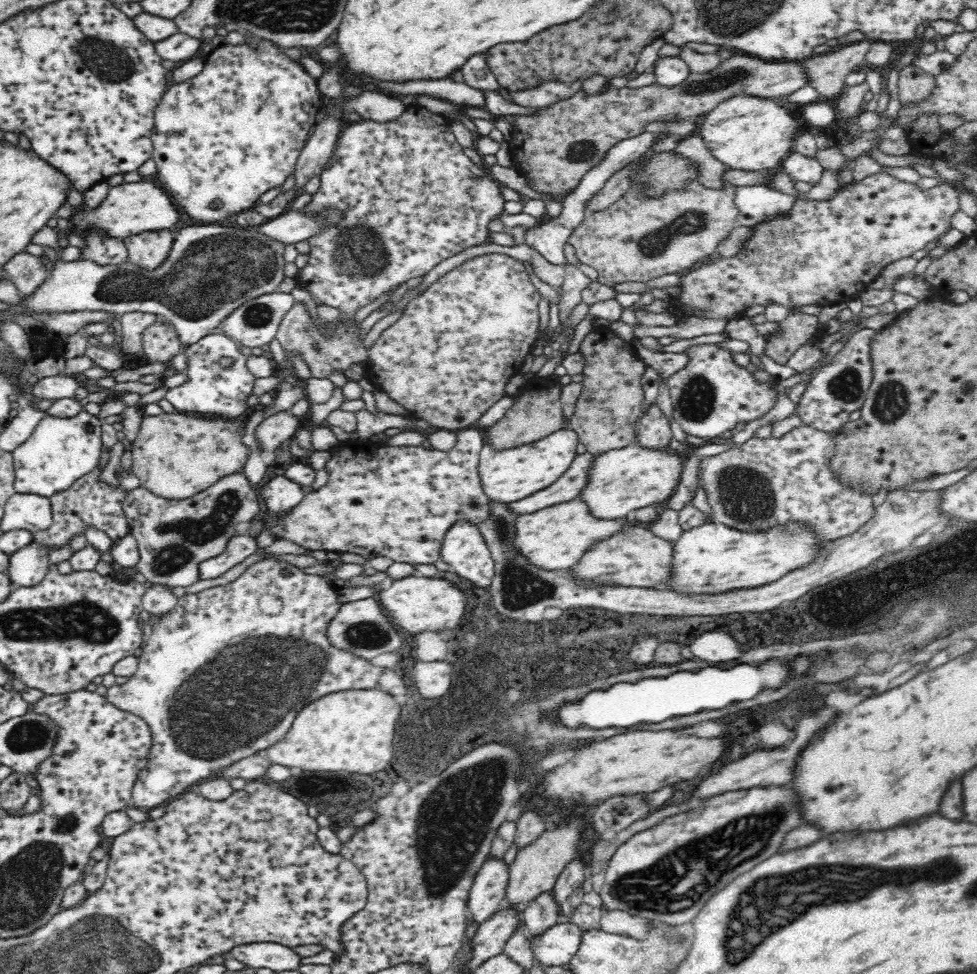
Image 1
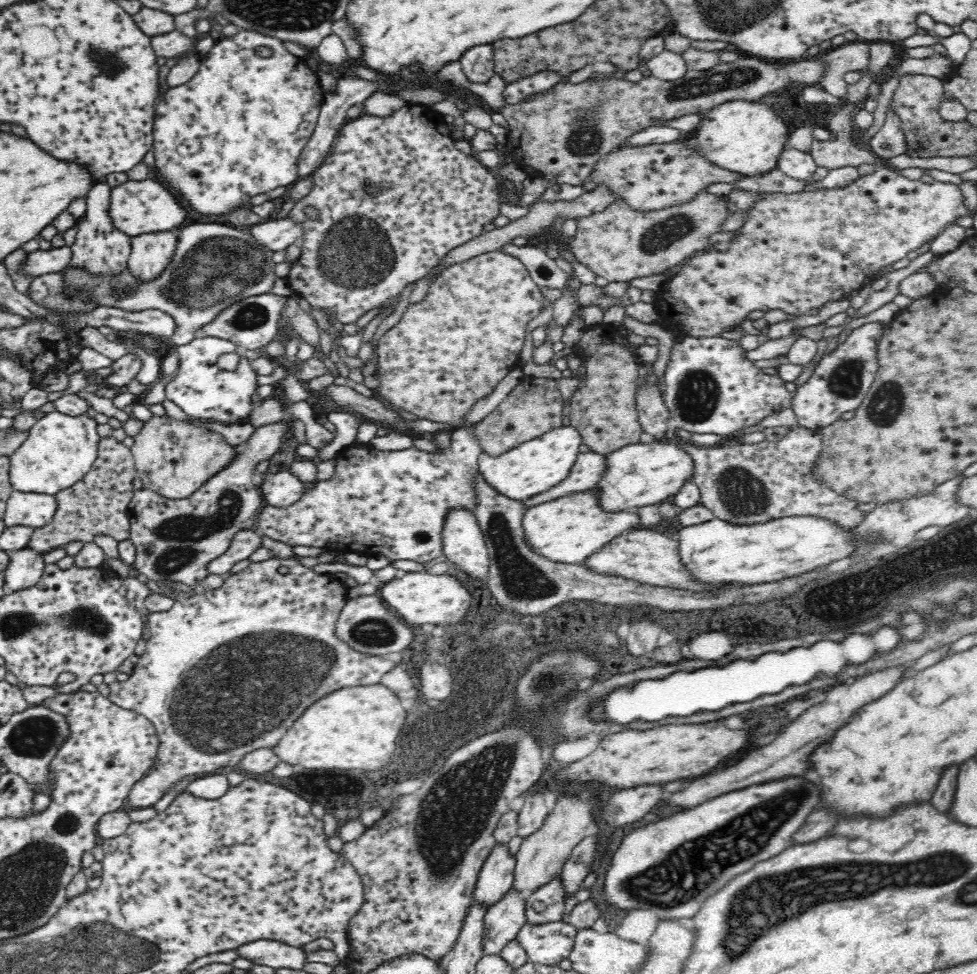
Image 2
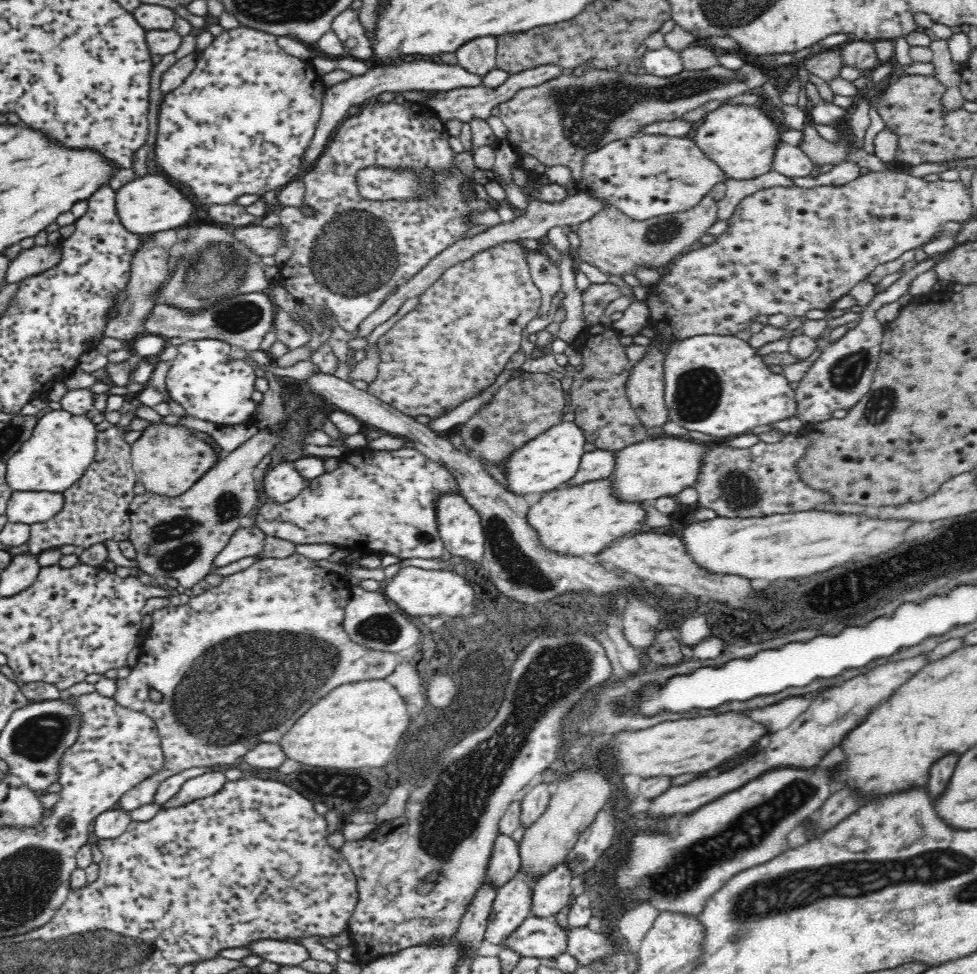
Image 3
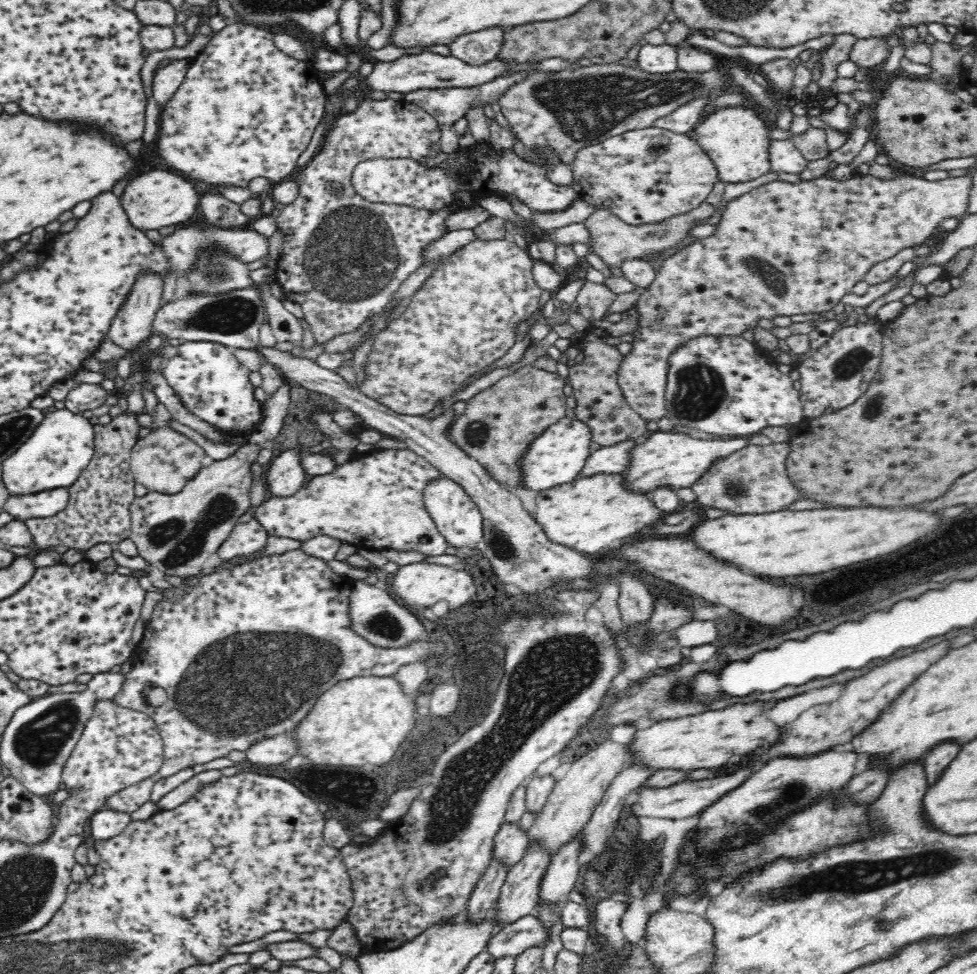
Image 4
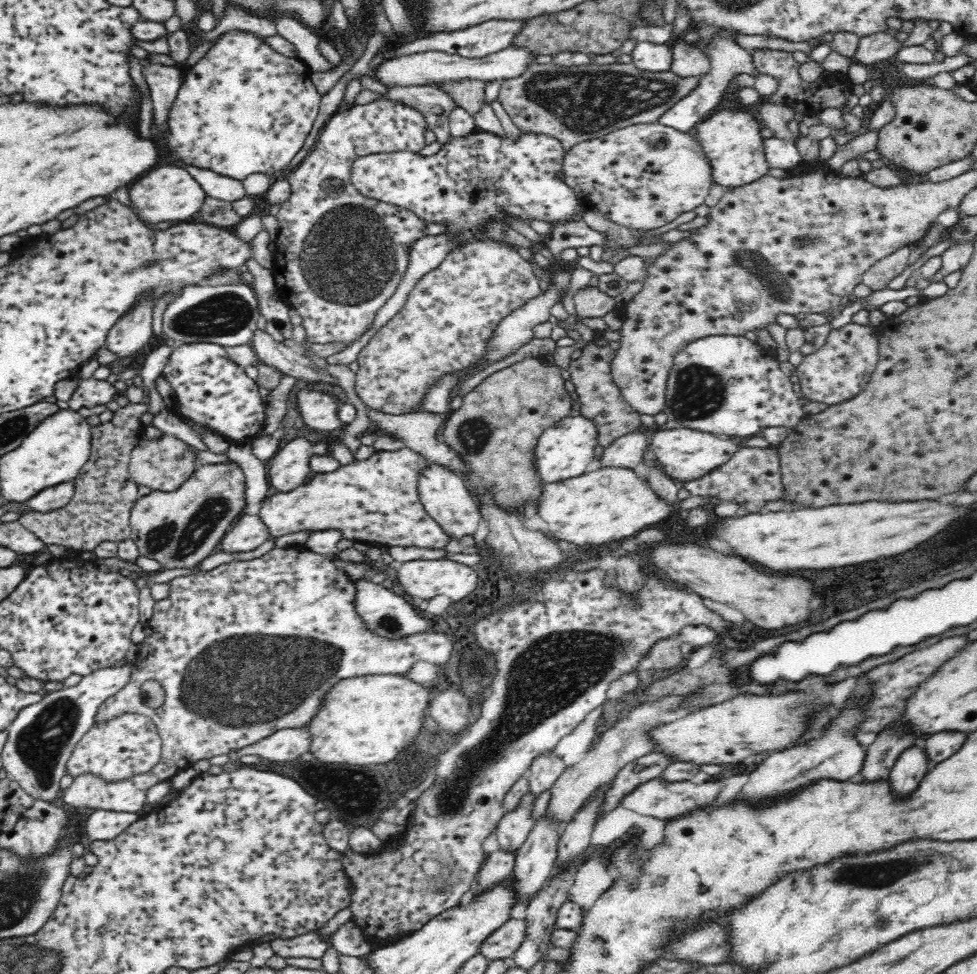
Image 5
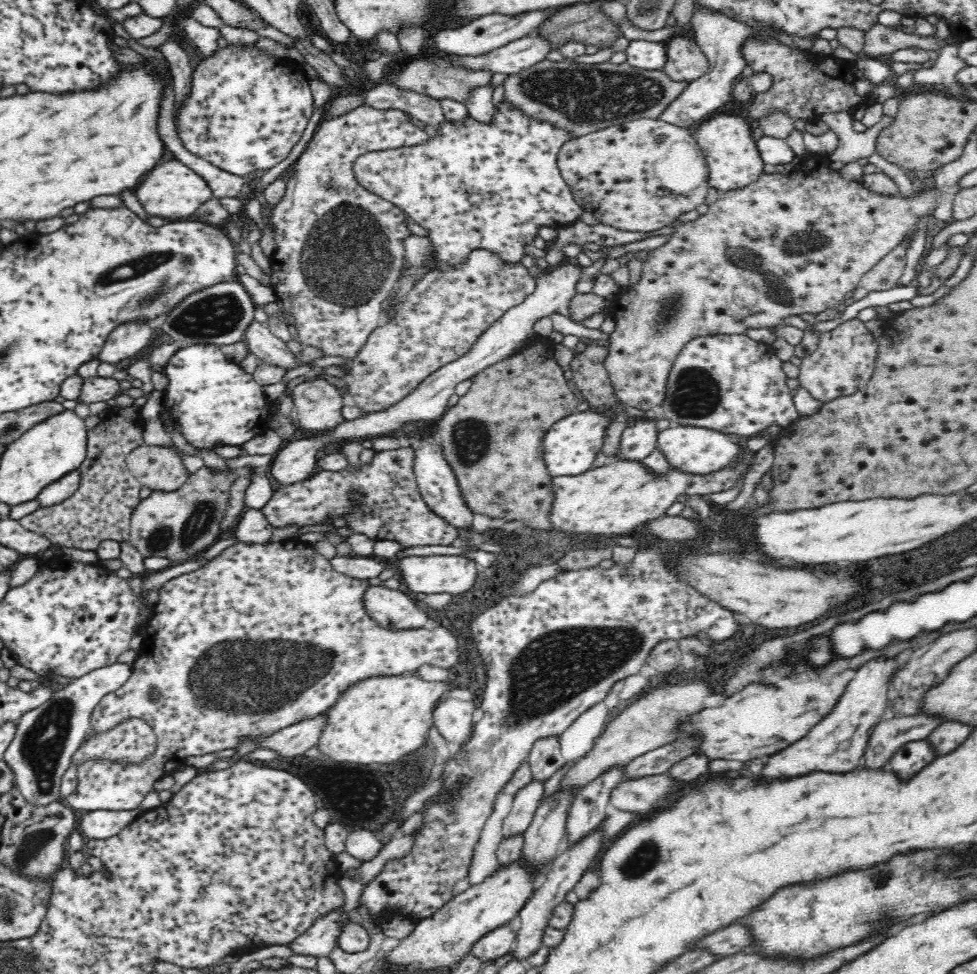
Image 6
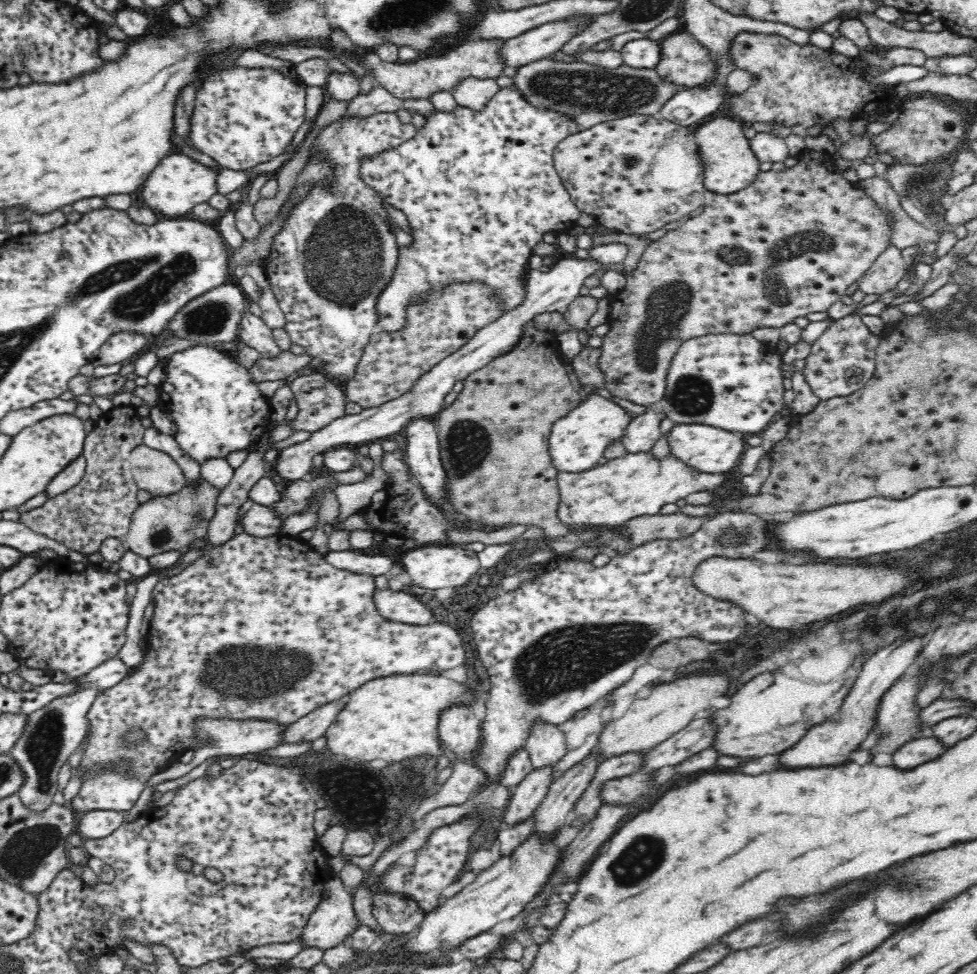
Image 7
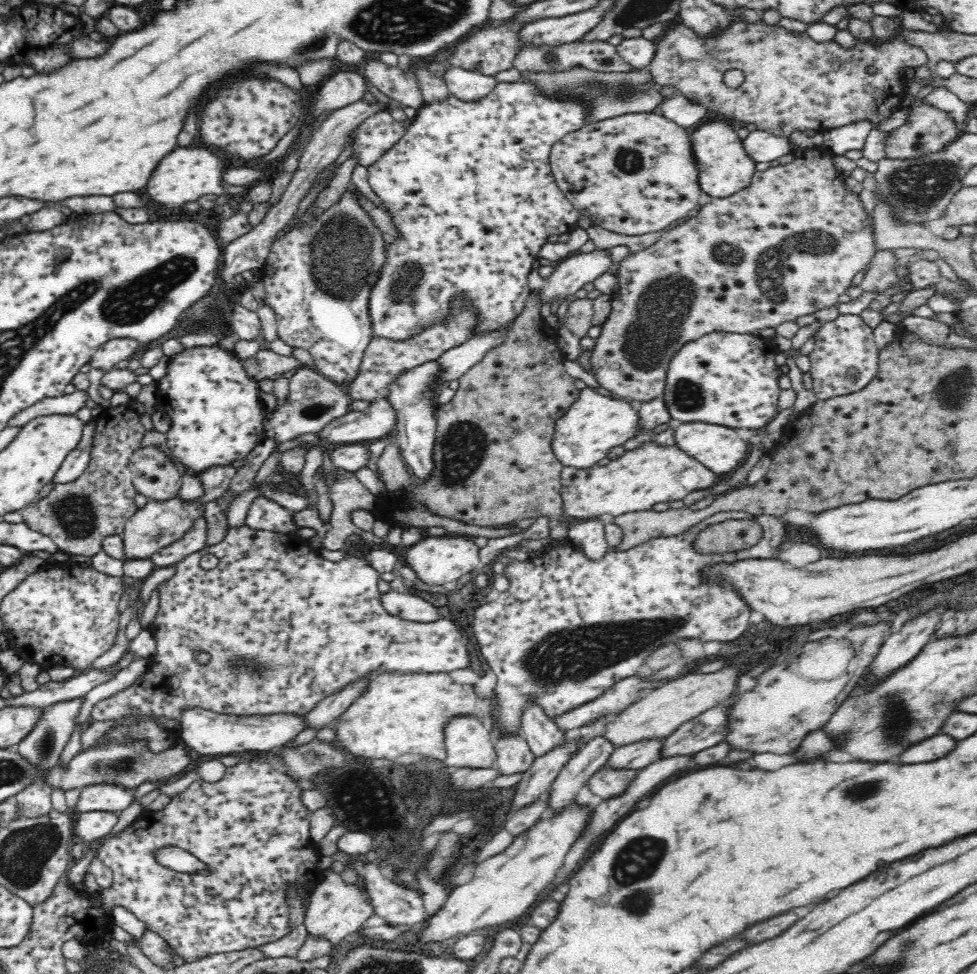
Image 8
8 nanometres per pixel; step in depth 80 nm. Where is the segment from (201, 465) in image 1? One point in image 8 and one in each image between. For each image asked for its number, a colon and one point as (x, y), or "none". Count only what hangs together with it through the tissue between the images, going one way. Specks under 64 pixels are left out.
2: (173, 457)
3: (169, 459)
4: (165, 460)
5: (163, 464)
6: (161, 468)
7: (155, 471)
8: (154, 475)

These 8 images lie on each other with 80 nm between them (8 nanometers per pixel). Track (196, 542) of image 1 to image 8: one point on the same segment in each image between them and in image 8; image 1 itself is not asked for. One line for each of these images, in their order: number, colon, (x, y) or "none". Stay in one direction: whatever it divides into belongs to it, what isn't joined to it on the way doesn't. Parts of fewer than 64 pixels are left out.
2: (175, 538)
3: (178, 537)
4: (177, 533)
5: (179, 529)
6: (180, 525)
7: (168, 523)
8: (159, 523)

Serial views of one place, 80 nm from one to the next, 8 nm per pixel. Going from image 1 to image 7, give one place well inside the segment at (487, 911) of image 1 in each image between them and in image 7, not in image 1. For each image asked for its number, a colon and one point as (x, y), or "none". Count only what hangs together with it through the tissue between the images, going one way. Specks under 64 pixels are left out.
2: (496, 877)
3: (504, 864)
4: (510, 843)
5: (514, 827)
6: (525, 805)
7: (531, 792)

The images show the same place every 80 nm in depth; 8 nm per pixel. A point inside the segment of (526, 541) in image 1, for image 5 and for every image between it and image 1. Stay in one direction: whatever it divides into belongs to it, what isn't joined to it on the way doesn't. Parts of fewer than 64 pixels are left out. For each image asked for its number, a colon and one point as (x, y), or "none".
2: (565, 530)
3: (579, 521)
4: (590, 515)
5: (604, 505)

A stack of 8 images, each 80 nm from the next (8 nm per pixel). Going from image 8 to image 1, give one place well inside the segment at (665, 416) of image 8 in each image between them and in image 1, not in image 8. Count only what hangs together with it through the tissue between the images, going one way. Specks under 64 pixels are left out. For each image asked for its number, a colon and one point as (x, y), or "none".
1: (565, 488)
2: (589, 466)
3: (595, 465)
4: (613, 459)
5: (628, 451)
6: (638, 440)
7: (643, 431)

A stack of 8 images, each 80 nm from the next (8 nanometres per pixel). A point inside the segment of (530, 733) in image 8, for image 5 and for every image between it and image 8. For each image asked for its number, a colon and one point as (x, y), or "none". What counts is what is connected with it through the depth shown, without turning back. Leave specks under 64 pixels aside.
5: (541, 777)
6: (545, 759)
7: (546, 746)

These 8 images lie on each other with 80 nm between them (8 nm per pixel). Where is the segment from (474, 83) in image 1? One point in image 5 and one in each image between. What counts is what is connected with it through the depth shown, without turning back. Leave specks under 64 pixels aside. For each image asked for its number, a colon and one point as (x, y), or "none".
2: (477, 64)
3: (478, 56)
4: (476, 49)
5: (479, 41)

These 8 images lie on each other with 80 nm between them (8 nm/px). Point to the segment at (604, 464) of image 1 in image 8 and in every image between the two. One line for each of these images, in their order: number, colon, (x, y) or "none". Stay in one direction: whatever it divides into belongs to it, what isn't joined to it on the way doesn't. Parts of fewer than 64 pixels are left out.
2: (636, 475)
3: (663, 466)
4: (673, 459)
5: (684, 455)
6: (690, 449)
7: (708, 449)
8: (719, 448)

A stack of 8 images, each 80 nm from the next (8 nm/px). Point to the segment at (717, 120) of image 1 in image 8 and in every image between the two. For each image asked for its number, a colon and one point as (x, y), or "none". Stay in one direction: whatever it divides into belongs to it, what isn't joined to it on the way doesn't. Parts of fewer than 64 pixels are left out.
2: (744, 136)
3: (741, 139)
4: (737, 139)
5: (731, 139)
6: (730, 150)
7: (730, 164)
8: (724, 167)

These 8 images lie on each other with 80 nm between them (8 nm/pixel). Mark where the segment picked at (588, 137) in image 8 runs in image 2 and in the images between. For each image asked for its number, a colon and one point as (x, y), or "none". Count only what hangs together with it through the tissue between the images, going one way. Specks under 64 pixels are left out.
2: (651, 177)
3: (645, 176)
4: (646, 175)
5: (643, 176)
6: (638, 176)
7: (633, 175)

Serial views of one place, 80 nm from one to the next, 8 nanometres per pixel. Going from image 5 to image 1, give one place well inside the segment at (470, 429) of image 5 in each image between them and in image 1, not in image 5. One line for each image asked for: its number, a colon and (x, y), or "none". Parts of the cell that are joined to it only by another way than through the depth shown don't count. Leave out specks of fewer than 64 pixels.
1: (537, 413)
2: (534, 407)
3: (527, 406)
4: (498, 425)

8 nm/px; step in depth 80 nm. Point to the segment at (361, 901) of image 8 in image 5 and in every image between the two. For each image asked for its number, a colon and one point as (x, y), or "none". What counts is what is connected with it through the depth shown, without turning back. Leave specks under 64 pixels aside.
5: (309, 945)
6: (319, 940)
7: (333, 919)

